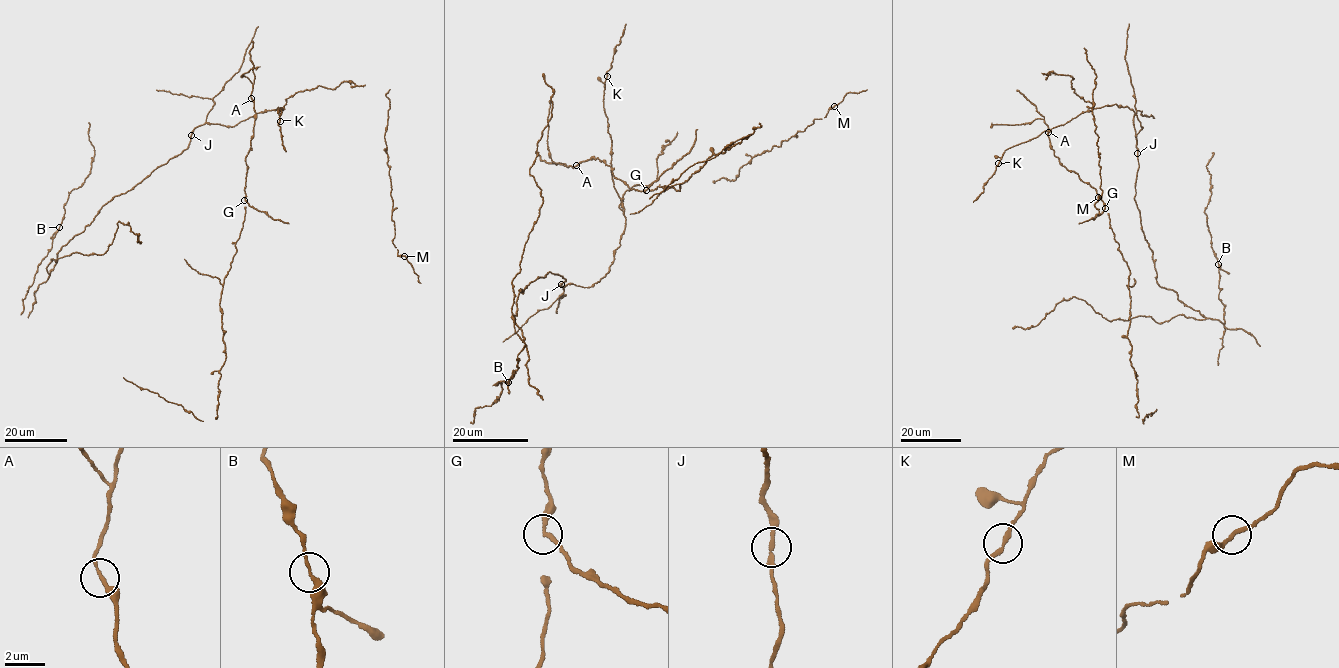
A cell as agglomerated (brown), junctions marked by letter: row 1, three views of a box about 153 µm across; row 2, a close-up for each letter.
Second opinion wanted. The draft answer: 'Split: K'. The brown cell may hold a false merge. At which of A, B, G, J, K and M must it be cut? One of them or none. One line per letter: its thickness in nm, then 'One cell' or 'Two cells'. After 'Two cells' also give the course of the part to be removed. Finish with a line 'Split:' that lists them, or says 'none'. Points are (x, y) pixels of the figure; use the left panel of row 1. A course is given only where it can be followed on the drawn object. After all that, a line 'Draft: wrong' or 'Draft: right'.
A: Thickness 200 nm. One cell
B: Thickness 220 nm. One cell
G: Thickness 200 nm. Two cells. Course of the part to remove: (245, 200), (274, 219), (289, 224)
J: Thickness 180 nm. One cell
K: Thickness 190 nm. One cell
M: Thickness 200 nm. One cell
Split: G
Draft: wrong

